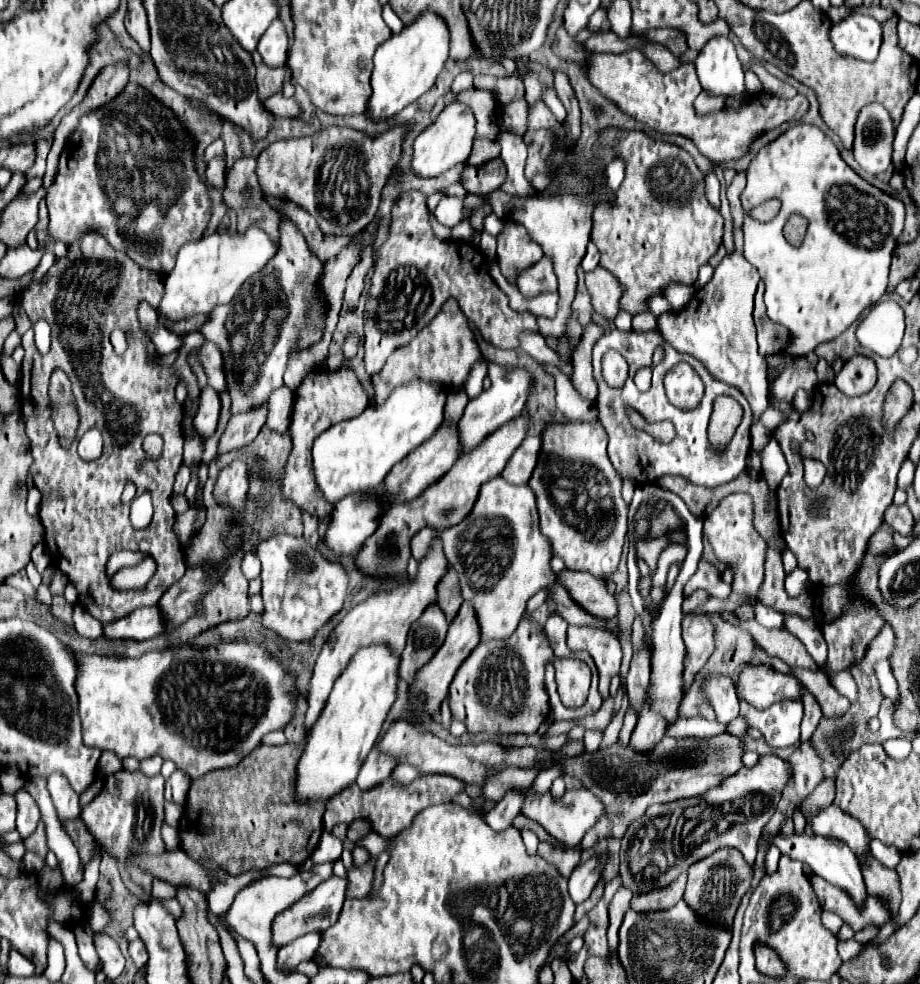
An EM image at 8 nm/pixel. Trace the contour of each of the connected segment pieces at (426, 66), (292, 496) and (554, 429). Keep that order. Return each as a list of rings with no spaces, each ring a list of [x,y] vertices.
[[[426,10],[410,26],[404,26],[400,34],[394,34],[382,42],[374,54],[372,98],[368,102],[366,116],[386,120],[428,92],[448,60],[448,40],[450,36],[442,16],[434,10]]]
[[[346,362],[334,372],[326,370],[318,374],[312,372],[306,376],[306,380],[296,388],[296,400],[290,416],[292,452],[286,462],[284,476],[280,478],[280,494],[284,500],[294,502],[302,512],[308,512],[316,518],[330,516],[334,504],[326,504],[326,500],[322,500],[322,494],[318,492],[318,484],[314,480],[314,468],[312,468],[312,444],[326,428],[358,416],[368,406],[372,406],[372,400],[368,398],[354,370]]]
[[[598,420],[548,424],[542,434],[542,450],[540,450],[538,466],[528,482],[538,502],[540,530],[552,542],[554,556],[560,556],[568,570],[590,572],[596,578],[608,578],[616,570],[622,554],[626,520],[628,520],[628,504],[622,500],[620,494],[622,480],[606,454],[606,446],[608,446],[608,436]]]

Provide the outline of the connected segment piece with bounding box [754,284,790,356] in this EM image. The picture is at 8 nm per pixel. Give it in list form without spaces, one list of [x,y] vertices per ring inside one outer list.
[[[758,284],[758,292],[756,292],[756,306],[754,306],[754,322],[756,322],[756,330],[758,330],[758,346],[760,346],[760,354],[762,356],[770,356],[770,354],[780,354],[786,350],[788,346],[788,332],[786,328],[774,324],[768,316],[766,316],[766,308],[764,308],[764,284]]]

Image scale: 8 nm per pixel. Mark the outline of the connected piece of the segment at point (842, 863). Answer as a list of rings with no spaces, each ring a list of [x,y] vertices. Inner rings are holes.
[[[794,832],[790,836],[774,834],[768,838],[768,844],[776,846],[784,856],[798,860],[802,864],[808,864],[816,876],[820,876],[820,878],[828,880],[830,884],[846,890],[854,898],[856,904],[862,904],[866,900],[866,886],[864,886],[862,872],[858,868],[858,858],[842,840],[826,838],[826,836],[808,836],[806,832]]]

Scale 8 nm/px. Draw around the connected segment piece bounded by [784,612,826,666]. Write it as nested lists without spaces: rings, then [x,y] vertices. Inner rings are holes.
[[[784,614],[784,628],[794,634],[808,650],[808,654],[814,658],[814,662],[818,666],[824,666],[826,664],[826,642],[822,640],[822,632],[816,624],[814,618],[800,618],[800,616],[794,616],[794,614]]]

